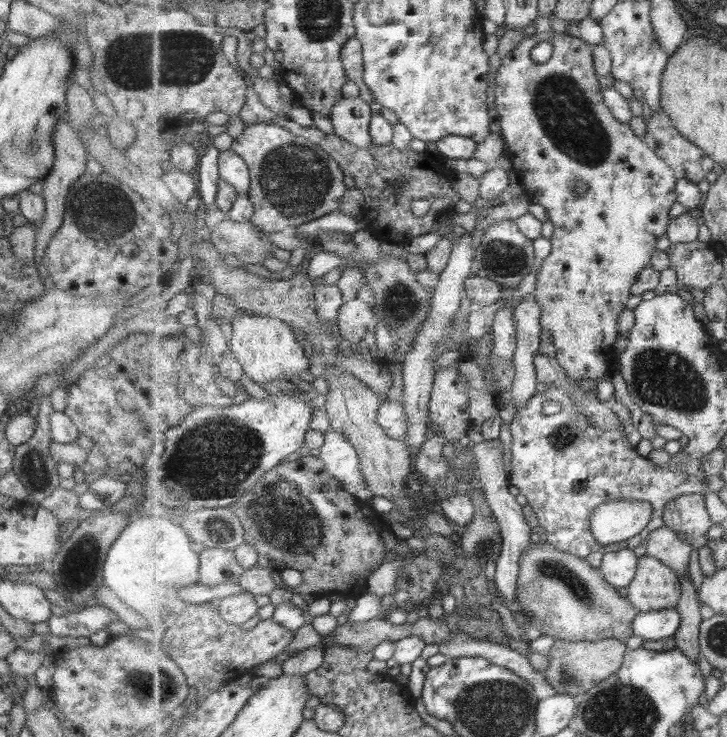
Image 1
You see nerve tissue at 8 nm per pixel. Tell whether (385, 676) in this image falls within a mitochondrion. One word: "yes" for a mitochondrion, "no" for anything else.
no

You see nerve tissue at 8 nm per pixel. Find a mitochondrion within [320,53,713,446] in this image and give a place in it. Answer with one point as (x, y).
(564, 112)

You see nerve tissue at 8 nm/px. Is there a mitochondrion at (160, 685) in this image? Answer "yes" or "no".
yes

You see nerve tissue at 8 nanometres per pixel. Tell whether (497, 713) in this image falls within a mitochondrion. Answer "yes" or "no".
yes

